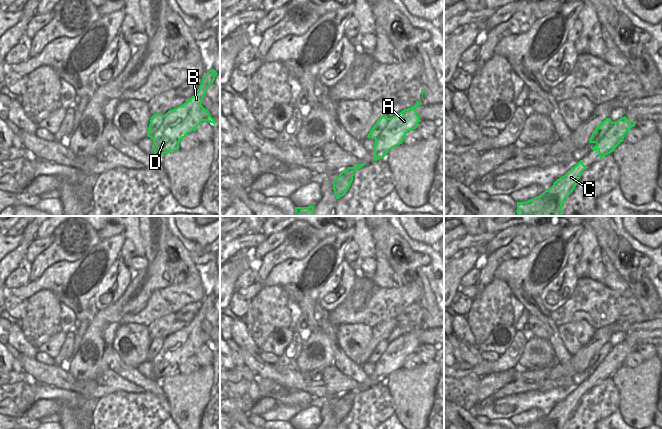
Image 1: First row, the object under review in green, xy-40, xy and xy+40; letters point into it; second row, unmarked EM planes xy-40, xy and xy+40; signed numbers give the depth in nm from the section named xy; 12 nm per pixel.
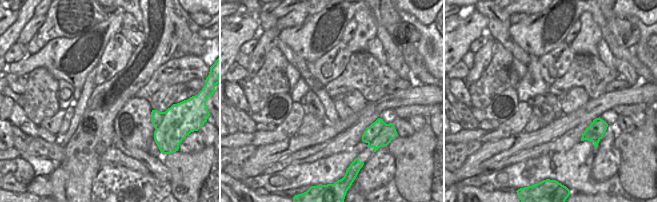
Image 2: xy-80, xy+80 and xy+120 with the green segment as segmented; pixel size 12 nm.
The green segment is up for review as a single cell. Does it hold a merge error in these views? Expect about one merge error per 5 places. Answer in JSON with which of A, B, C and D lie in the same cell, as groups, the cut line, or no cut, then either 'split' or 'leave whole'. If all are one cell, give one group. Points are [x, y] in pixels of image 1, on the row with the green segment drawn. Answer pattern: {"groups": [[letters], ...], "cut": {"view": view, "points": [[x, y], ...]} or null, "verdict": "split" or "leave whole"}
{"groups": [["A", "B", "D"], ["C"]], "cut": {"view": "xy-40", "points": [[164, 115], [162, 125], [152, 138]]}, "verdict": "split"}

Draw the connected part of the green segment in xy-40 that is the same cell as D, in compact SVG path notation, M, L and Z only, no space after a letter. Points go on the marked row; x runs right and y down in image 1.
M214 69L207 71L197 92L184 104L164 115L162 126L152 138L152 148L156 157L160 158L165 153L179 149L180 141L190 132L196 131L202 121L208 121L215 126L215 120L202 106L202 100L217 74Z

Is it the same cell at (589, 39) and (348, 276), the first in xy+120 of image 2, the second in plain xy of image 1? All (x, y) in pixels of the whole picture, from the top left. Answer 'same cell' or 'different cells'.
different cells

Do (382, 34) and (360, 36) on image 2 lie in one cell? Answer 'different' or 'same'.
different

